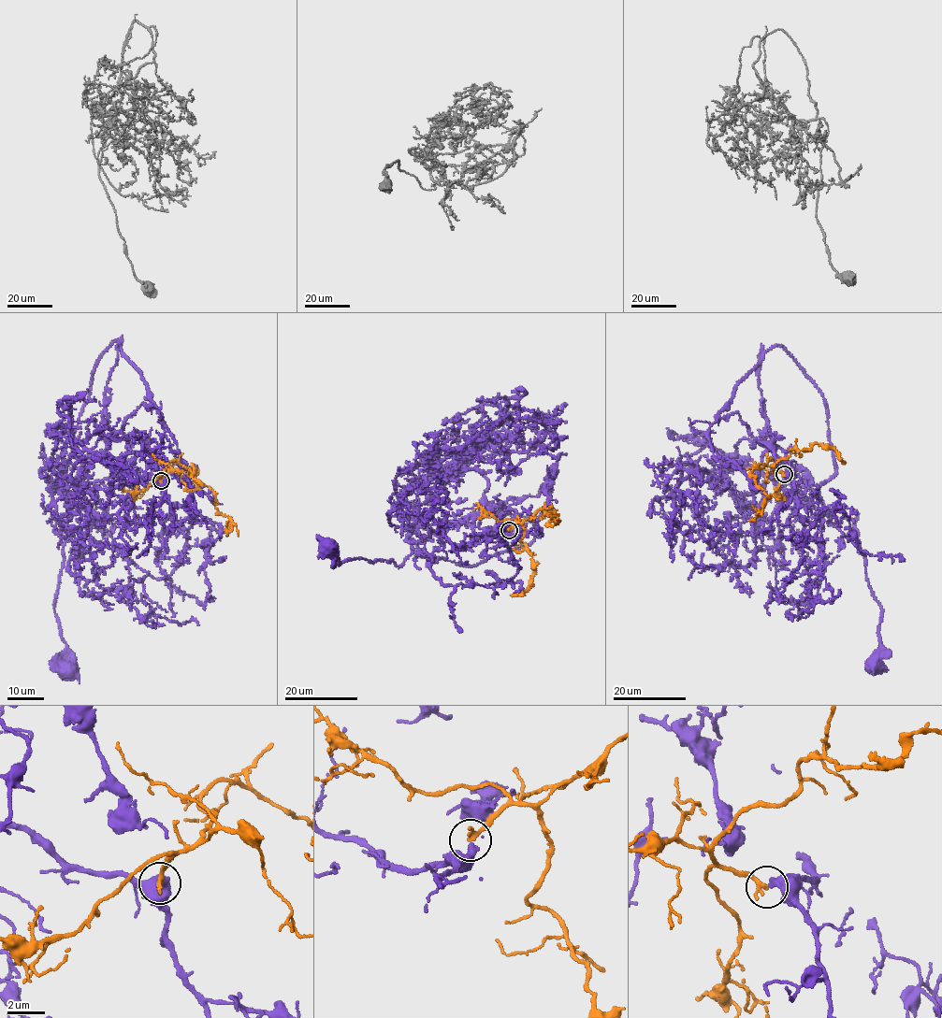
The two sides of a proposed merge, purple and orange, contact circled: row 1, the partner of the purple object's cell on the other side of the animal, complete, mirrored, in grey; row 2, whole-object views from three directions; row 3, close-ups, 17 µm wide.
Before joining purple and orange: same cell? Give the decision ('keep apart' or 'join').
join

